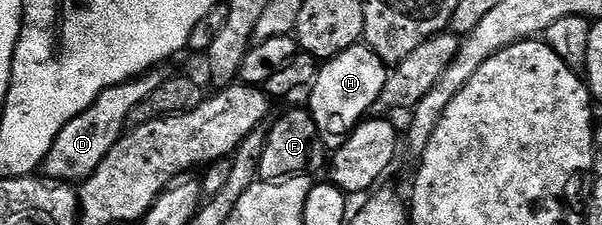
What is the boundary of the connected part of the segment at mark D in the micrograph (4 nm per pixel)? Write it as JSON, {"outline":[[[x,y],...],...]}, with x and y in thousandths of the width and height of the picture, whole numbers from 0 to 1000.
{"outline":[[[251,307],[226,351],[173,396],[173,413],[166,413],[166,431],[159,431],[159,449],[153,449],[153,467],[140,484],[140,502],[133,502],[120,538],[113,538],[106,573],[100,573],[86,662],[76,684],[75,791],[130,822],[148,778],[159,769],[166,716],[173,716],[173,698],[179,698],[183,667],[203,618],[219,484],[226,484],[233,449],[256,422],[259,396],[266,396],[266,378],[277,347],[277,320],[269,320],[269,307]]]}

